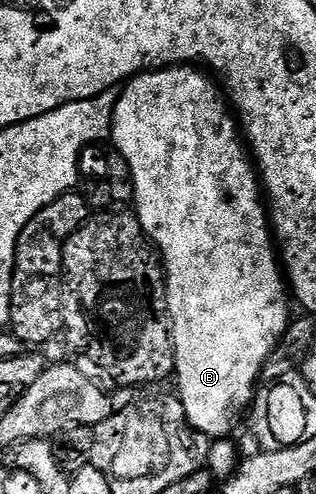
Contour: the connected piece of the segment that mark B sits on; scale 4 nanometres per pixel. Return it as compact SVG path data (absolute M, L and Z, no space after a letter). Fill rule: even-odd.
M187 64L168 66L165 70L148 70L145 74L135 75L122 87L115 105L110 141L129 164L131 183L135 185L134 213L138 214L143 231L147 233L163 259L163 269L167 280L167 313L171 323L171 341L175 343L173 378L174 381L179 381L177 397L183 403L187 422L193 429L200 430L212 440L223 440L230 435L227 433L238 424L239 417L242 414L244 417L254 403L257 393L255 381L263 378L264 366L272 361L281 339L288 333L287 325L291 322L293 302L289 297L289 286L285 281L284 271L281 269L281 258L277 253L277 243L273 237L269 211L265 205L264 195L261 193L261 179L257 173L257 167L249 157L248 147L241 137L241 127L236 115L229 109L229 102L224 91L217 85L214 77L211 79L206 76L211 77L202 69L192 68Z

